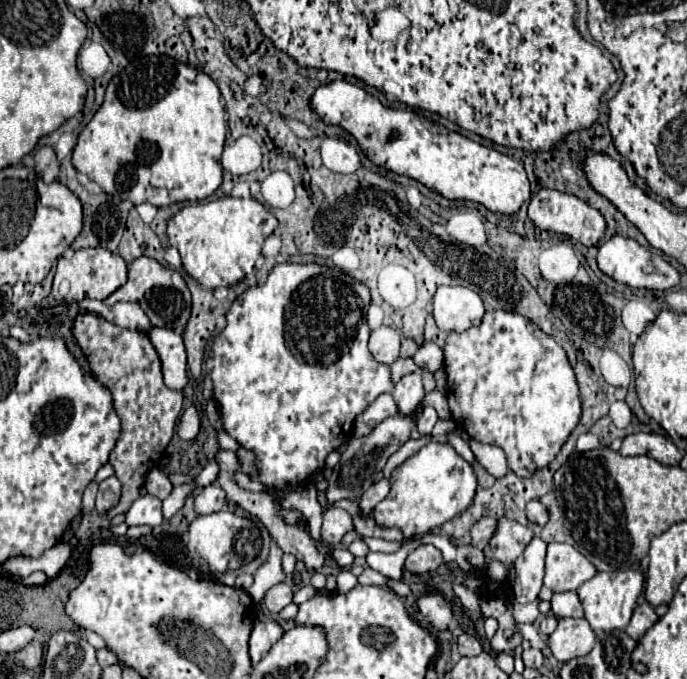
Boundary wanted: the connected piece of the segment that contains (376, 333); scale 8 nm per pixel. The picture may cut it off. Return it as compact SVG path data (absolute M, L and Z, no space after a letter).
M378 327L372 331L370 335L370 343L368 343L370 353L374 355L376 361L392 365L398 359L398 351L400 351L400 335L396 329L392 327Z

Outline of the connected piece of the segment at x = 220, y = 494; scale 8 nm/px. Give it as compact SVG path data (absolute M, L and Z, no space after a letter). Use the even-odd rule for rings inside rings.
M208 485L194 497L194 511L198 515L218 513L224 507L226 507L226 495L218 485Z

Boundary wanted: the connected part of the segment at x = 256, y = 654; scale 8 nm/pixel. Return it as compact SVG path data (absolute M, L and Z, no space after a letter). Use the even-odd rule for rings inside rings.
M266 621L266 623L254 623L252 635L250 635L250 659L252 663L258 663L258 659L262 659L262 655L266 655L266 651L270 651L270 647L282 637L282 627L276 621Z

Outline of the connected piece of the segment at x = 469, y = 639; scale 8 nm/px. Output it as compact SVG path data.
M462 633L462 635L458 637L458 651L460 651L460 655L476 657L476 655L482 653L482 643L480 643L474 635Z

